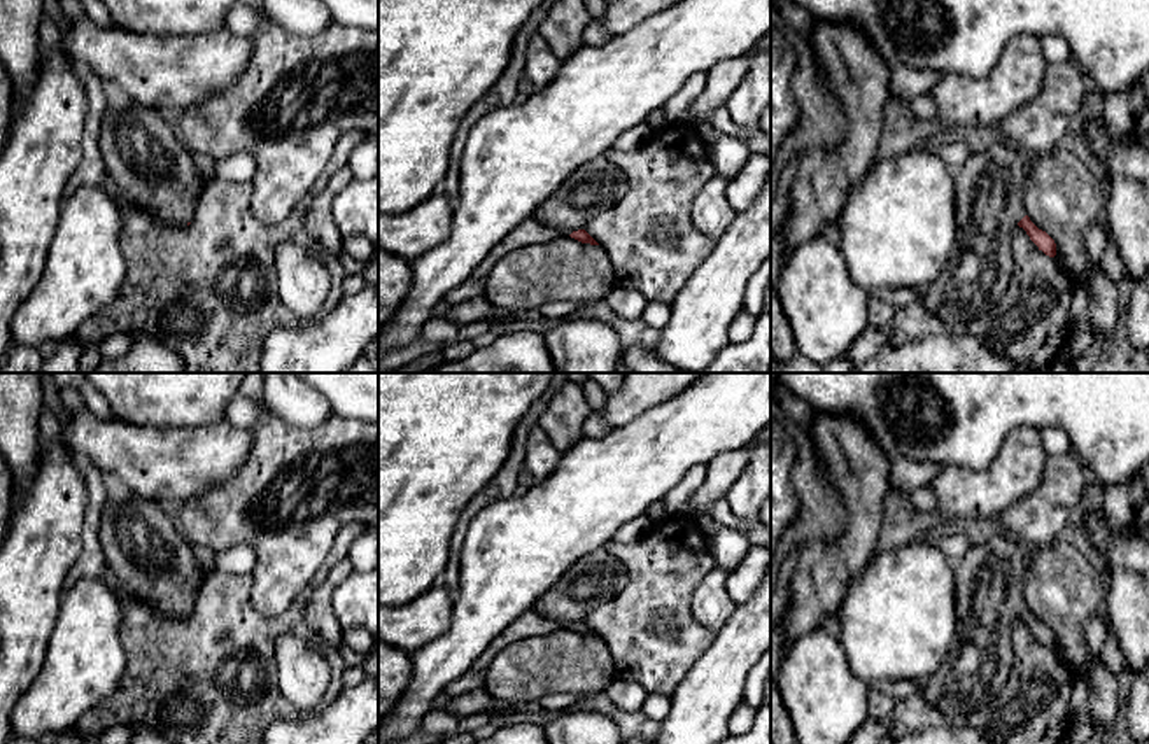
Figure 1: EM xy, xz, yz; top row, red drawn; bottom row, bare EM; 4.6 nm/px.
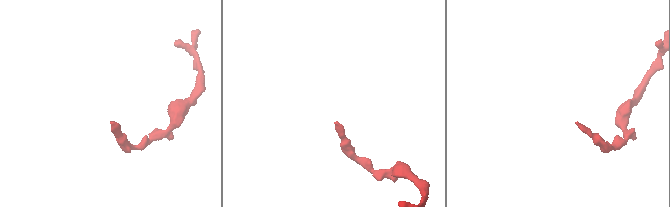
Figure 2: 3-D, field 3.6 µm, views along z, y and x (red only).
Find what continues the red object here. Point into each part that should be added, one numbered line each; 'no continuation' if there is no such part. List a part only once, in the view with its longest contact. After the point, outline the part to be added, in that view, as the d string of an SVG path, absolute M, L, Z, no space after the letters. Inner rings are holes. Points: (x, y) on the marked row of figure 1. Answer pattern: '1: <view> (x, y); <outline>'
1: xz (594, 188); M606 156L573 172L534 212L532 219L566 236L610 210L629 193L627 173Z

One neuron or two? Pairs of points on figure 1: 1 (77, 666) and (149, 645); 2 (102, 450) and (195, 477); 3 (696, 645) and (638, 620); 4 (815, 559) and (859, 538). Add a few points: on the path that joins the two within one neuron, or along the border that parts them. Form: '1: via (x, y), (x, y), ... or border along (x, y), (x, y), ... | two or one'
1: border along (123, 610), (125, 671), (112, 692) | two
2: via (125, 450), (155, 463), (172, 463) | one
3: via (680, 645), (657, 645), (648, 636) | one
4: via (825, 559), (838, 559), (848, 548) | one

